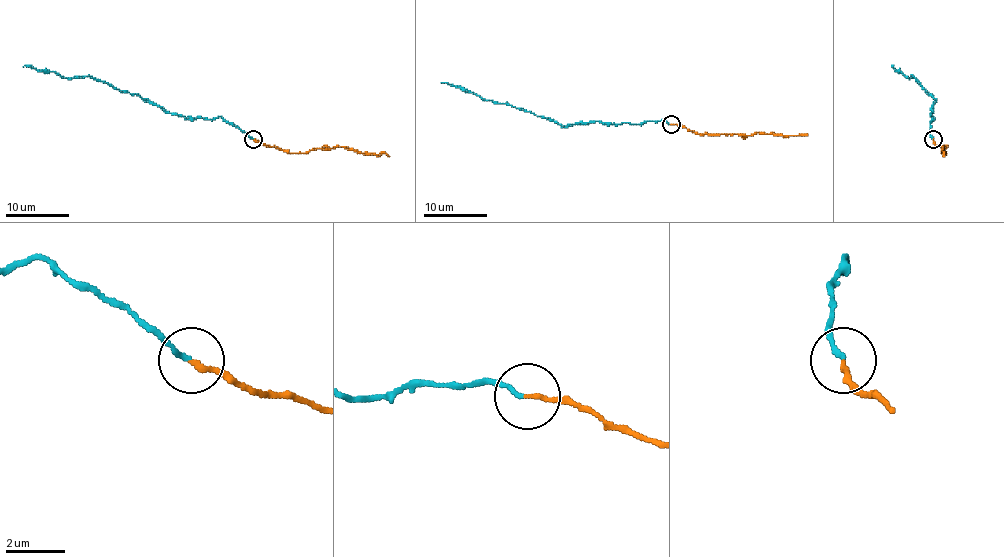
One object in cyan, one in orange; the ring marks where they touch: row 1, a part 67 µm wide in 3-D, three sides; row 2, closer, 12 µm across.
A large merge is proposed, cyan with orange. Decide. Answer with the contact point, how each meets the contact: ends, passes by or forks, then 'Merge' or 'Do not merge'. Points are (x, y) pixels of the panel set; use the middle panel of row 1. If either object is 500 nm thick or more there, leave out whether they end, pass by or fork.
Place: (671, 124). At the ring cyan ends. At the ring orange ends. Merge

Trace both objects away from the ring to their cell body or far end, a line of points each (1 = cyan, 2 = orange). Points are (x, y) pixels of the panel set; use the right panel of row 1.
1: (933, 138), (930, 135), (933, 116), (931, 119), (930, 114), (935, 100), (912, 76), (909, 78), (892, 67)
2: (933, 138), (943, 153), (944, 148), (941, 146), (943, 156)

